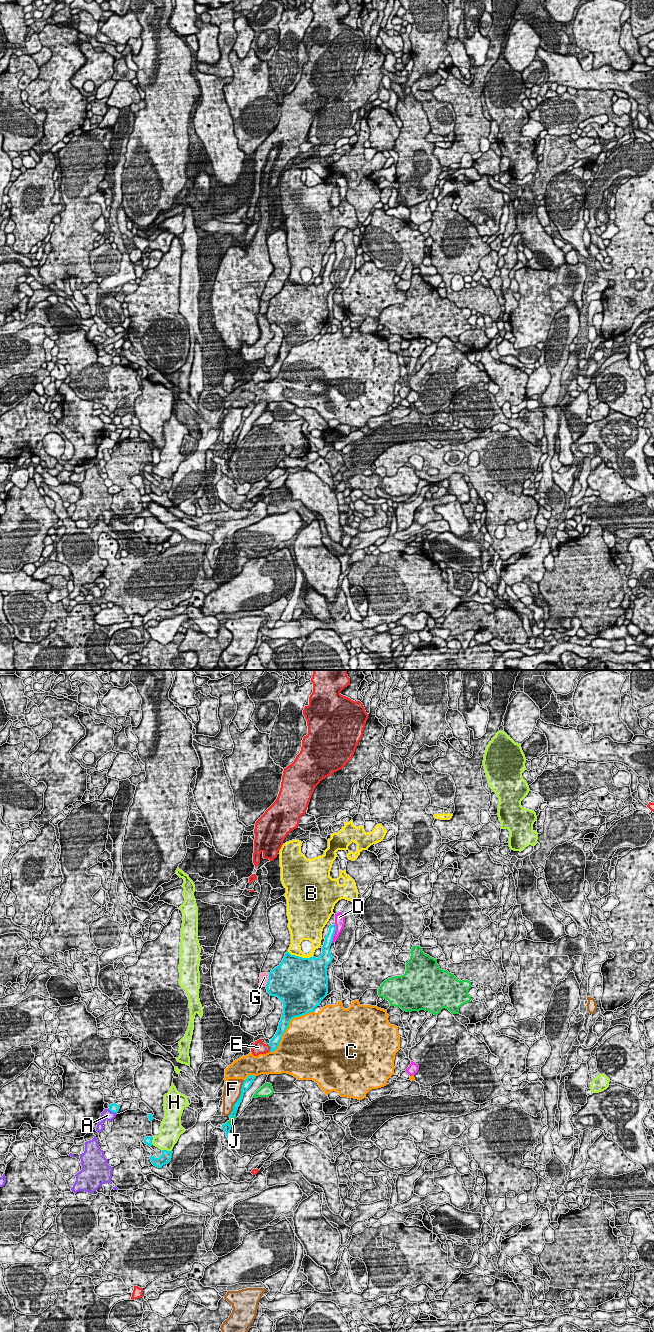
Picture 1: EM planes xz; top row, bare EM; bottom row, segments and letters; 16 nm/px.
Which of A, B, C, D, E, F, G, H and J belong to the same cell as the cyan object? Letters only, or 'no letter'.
no letter

